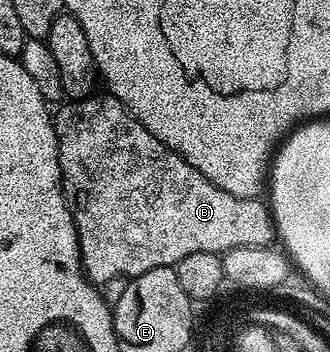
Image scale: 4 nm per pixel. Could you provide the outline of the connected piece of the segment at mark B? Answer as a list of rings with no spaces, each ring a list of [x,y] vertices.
[[[93,94],[87,100],[61,103],[59,105],[59,108],[61,107],[60,113],[57,111],[54,116],[64,194],[68,197],[68,206],[72,210],[72,217],[76,223],[80,265],[84,267],[85,276],[93,284],[101,286],[110,278],[118,278],[119,276],[131,278],[138,274],[146,274],[146,270],[170,268],[178,262],[182,262],[182,258],[186,258],[190,254],[198,254],[199,252],[223,254],[235,248],[266,248],[273,243],[272,216],[268,213],[269,205],[267,203],[264,205],[263,199],[251,200],[250,198],[238,198],[234,194],[226,194],[226,190],[214,186],[214,182],[210,182],[210,178],[206,178],[198,170],[194,170],[194,166],[190,166],[190,162],[183,160],[174,150],[170,150],[170,146],[166,146],[158,138],[154,138],[154,134],[150,134],[150,130],[146,130],[146,126],[142,126],[142,122],[138,122],[138,118],[134,118],[128,113],[128,108],[118,97],[111,94],[100,95]]]

